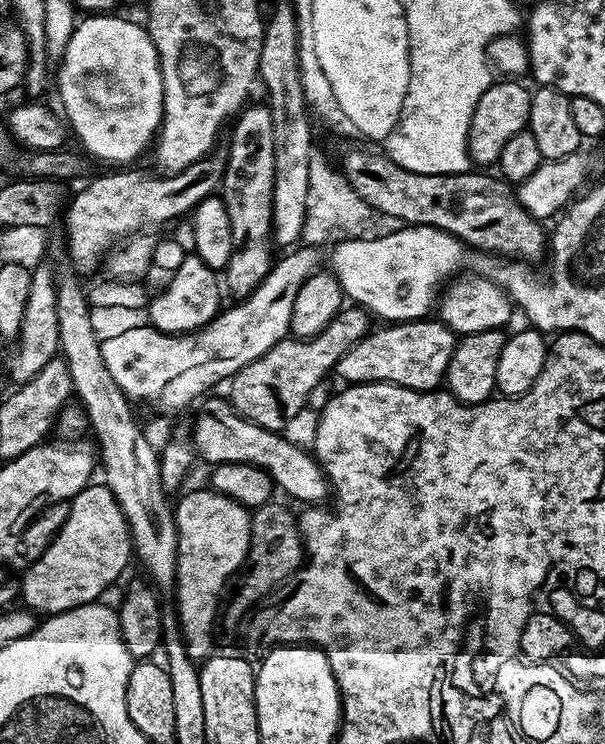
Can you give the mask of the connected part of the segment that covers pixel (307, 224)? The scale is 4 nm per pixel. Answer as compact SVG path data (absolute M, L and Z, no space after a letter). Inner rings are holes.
M320 148L313 149L309 163L309 185L306 194L306 218L303 224L301 243L305 247L321 247L326 240L326 229L337 226L349 239L372 239L379 235L379 228L372 226L371 219L376 213L368 202L357 191L349 186L344 174L332 166Z

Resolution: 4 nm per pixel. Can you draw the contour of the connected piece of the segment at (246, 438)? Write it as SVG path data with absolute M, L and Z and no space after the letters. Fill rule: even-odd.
M227 399L203 401L204 409L196 416L196 436L194 435L194 448L204 460L209 460L209 465L217 464L252 464L255 468L261 468L272 478L272 483L277 489L289 492L296 500L305 500L303 503L308 506L316 506L324 499L329 499L330 485L319 460L311 451L299 448L287 440L287 435L279 432L271 432L254 422L250 422L245 416L240 415Z

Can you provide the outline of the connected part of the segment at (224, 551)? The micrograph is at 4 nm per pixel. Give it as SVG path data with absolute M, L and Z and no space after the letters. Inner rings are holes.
M211 486L186 492L179 497L181 500L175 501L174 504L176 517L176 587L174 589L176 605L174 605L174 611L176 619L180 622L180 633L184 636L184 645L188 648L190 658L195 662L203 662L214 652L212 631L215 633L218 628L218 613L224 590L232 575L242 566L248 553L252 512L245 504L234 502L234 498L216 491Z

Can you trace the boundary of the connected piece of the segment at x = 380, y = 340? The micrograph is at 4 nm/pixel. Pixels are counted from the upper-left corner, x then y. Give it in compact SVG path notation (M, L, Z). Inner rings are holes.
M425 318L423 320L405 320L392 322L387 326L380 326L377 330L369 331L357 344L336 363L335 375L340 375L348 384L397 384L410 390L430 392L441 387L448 371L448 363L456 349L457 333L447 328L439 318Z

